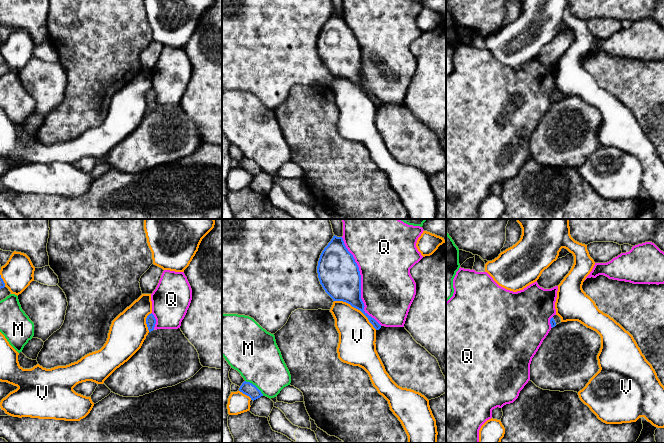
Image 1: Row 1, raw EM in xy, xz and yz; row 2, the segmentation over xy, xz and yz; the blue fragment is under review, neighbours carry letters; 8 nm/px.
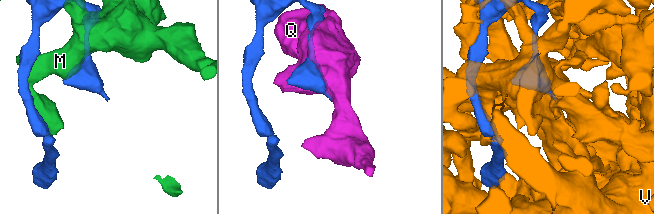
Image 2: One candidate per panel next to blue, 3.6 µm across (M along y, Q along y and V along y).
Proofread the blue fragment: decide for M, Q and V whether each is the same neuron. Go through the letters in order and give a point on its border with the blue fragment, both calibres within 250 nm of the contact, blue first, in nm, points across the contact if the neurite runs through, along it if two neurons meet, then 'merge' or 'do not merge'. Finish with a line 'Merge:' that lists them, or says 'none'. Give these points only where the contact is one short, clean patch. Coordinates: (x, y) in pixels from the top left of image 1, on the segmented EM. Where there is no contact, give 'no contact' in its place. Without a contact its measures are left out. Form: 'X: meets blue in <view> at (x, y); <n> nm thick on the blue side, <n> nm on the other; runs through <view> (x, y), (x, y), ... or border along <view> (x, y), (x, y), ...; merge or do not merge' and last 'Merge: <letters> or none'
M: meets blue in xz at (255, 386); 110 nm thick on the blue side, 380 nm on the other; do not merge
Q: meets blue in xz at (360, 282); 320 nm thick on the blue side, 440 nm on the other; do not merge
V: meets blue in xz at (356, 308); 300 nm thick on the blue side, 300 nm on the other; do not merge
Merge: none

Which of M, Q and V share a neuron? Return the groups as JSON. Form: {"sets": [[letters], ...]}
{"sets": [["M"], ["Q"], ["V"]]}

